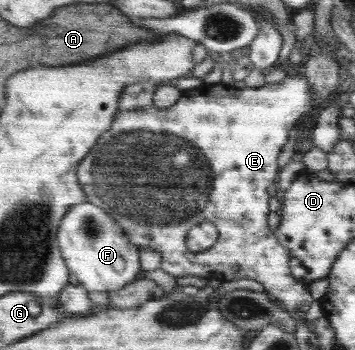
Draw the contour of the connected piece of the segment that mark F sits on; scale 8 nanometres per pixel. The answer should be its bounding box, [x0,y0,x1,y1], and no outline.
[58,202,140,292]

